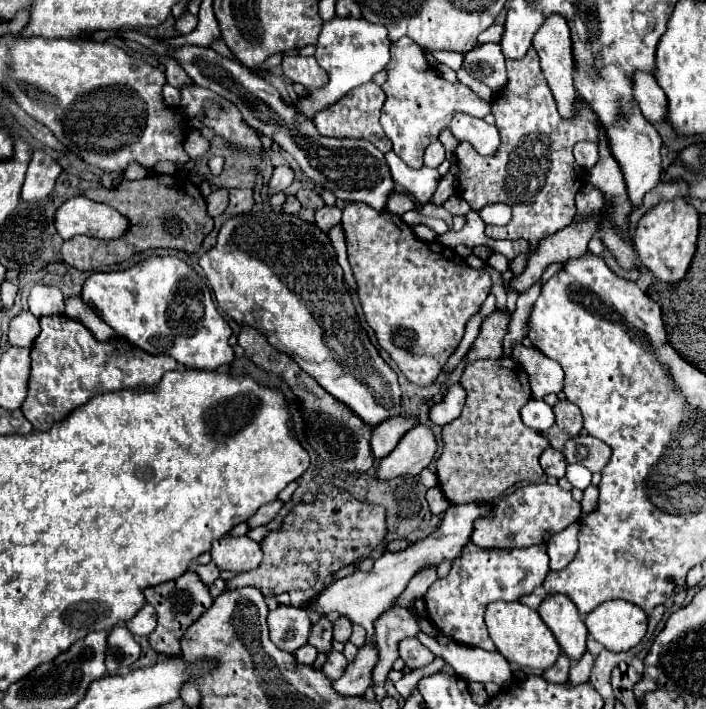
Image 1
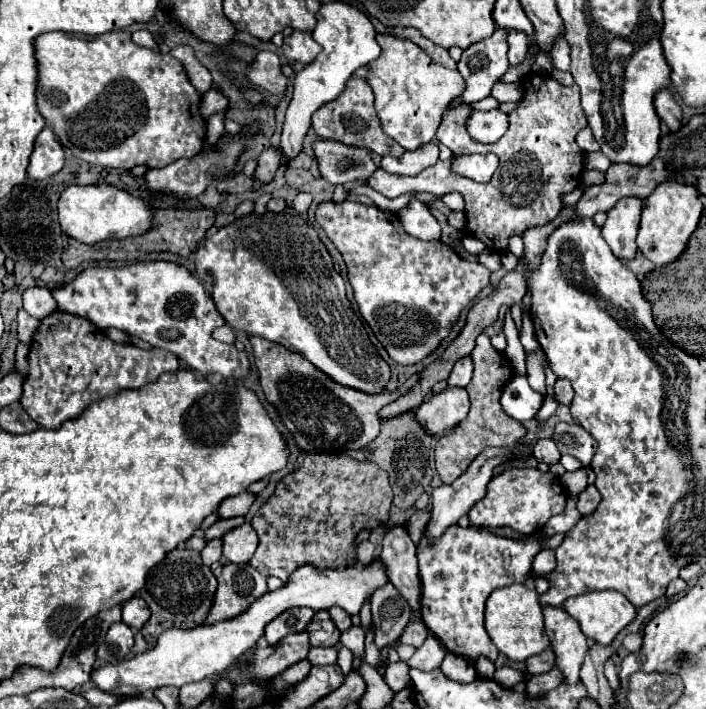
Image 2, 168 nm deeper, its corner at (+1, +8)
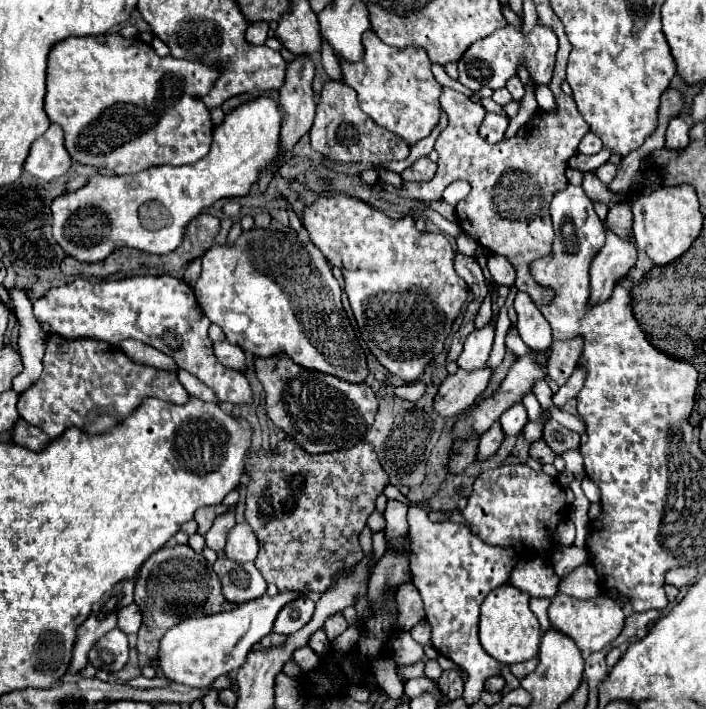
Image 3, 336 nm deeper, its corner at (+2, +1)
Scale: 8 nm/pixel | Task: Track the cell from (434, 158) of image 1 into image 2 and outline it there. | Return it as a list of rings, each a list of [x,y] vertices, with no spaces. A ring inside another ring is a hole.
[[[431,141],[415,151],[407,151],[401,157],[383,157],[381,167],[389,173],[419,175],[423,169],[435,165],[437,159],[439,159],[439,147],[437,147],[437,143]]]

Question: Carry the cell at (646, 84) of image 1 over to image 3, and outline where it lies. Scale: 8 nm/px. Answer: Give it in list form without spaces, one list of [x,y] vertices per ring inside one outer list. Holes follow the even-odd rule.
[[[676,116],[670,120],[670,126],[666,130],[666,148],[670,150],[682,150],[690,144],[690,126],[682,116]]]

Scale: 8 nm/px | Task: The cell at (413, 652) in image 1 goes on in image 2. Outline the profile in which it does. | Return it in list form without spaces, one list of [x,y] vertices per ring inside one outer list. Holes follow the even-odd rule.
[[[411,621],[411,623],[405,627],[403,635],[401,635],[401,643],[405,643],[405,645],[413,645],[413,647],[419,649],[419,647],[423,645],[425,637],[427,637],[427,627],[425,627],[421,621],[419,621],[419,623]]]

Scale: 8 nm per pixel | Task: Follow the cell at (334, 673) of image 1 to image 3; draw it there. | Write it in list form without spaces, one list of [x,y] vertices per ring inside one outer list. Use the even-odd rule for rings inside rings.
[[[310,646],[298,648],[292,658],[294,658],[294,662],[302,668],[302,672],[310,672],[310,670],[318,668],[318,664],[320,664],[320,658],[314,654],[314,650],[312,650]]]

